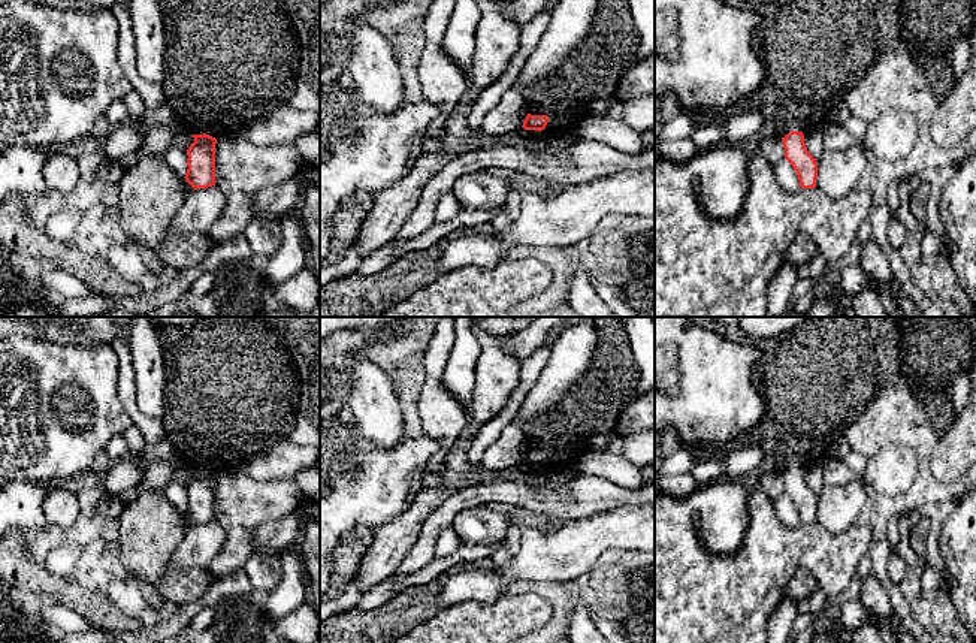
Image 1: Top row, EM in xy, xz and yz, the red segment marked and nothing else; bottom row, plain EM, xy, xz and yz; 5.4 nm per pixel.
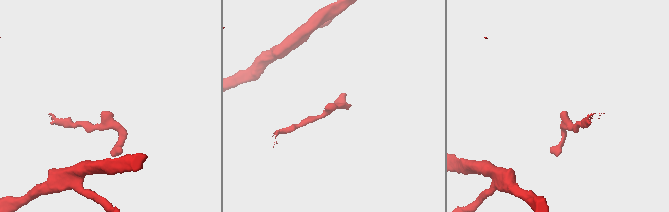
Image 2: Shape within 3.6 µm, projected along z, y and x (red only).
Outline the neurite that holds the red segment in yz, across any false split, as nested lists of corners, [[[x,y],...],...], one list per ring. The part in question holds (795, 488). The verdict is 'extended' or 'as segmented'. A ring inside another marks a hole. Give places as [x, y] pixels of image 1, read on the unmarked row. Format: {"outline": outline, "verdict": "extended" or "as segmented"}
{"outline": [[[789,467],[782,473],[785,493],[798,510],[801,523],[815,523],[818,513],[816,493],[807,486],[803,467]]], "verdict": "as segmented"}

